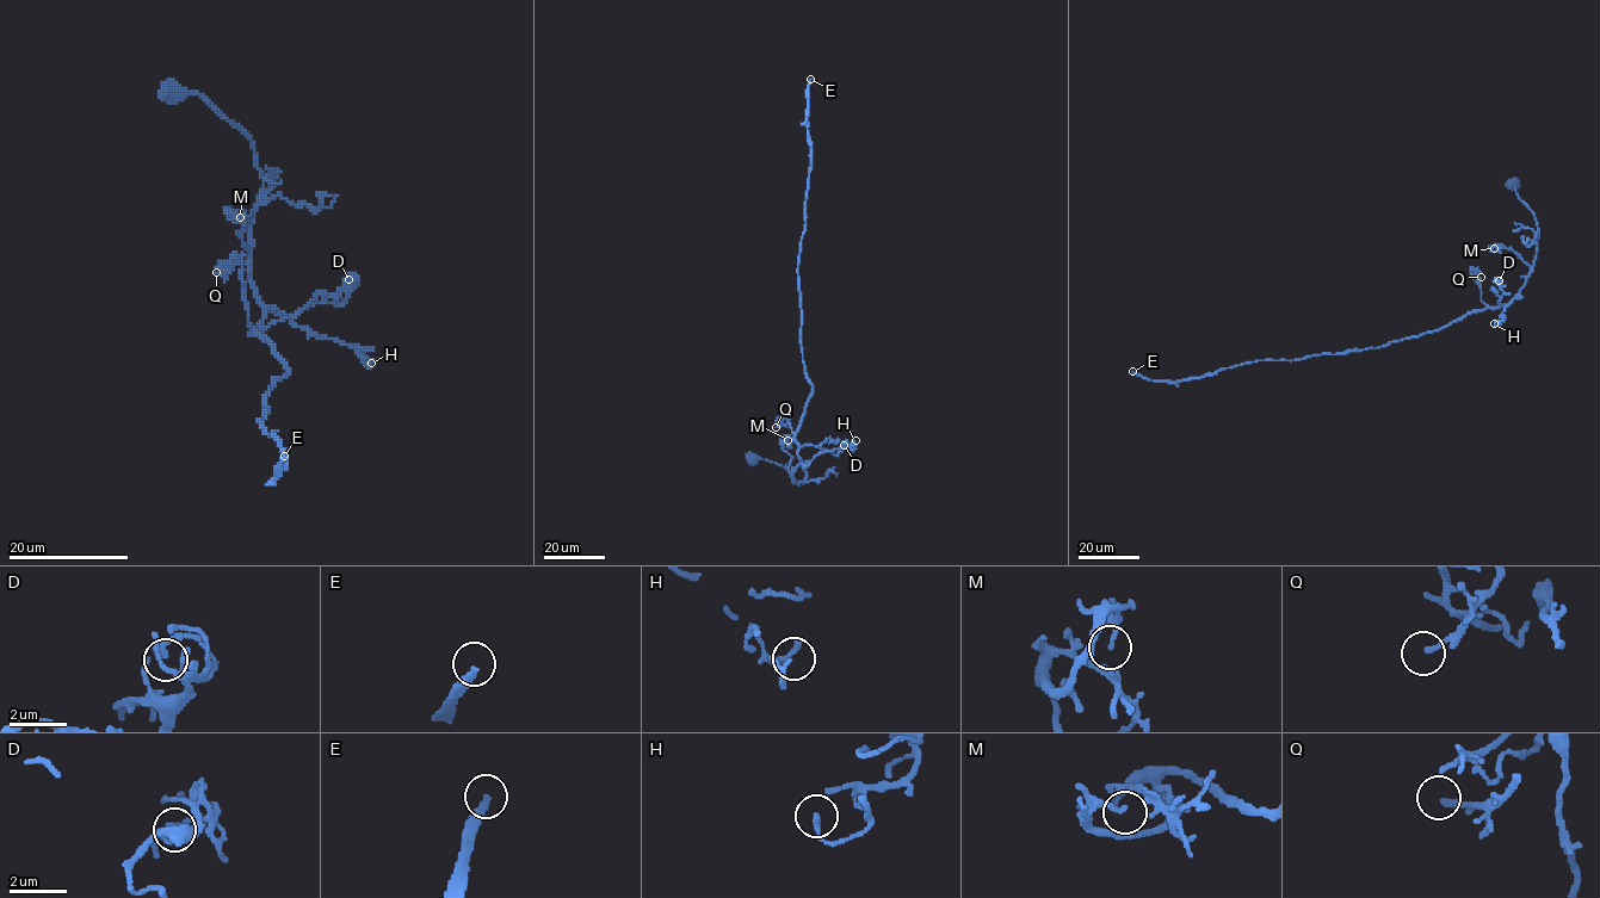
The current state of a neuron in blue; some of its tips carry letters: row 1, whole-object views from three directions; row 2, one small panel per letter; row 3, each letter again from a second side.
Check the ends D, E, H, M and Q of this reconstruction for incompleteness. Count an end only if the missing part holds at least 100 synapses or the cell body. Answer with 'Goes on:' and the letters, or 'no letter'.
Goes on: E

